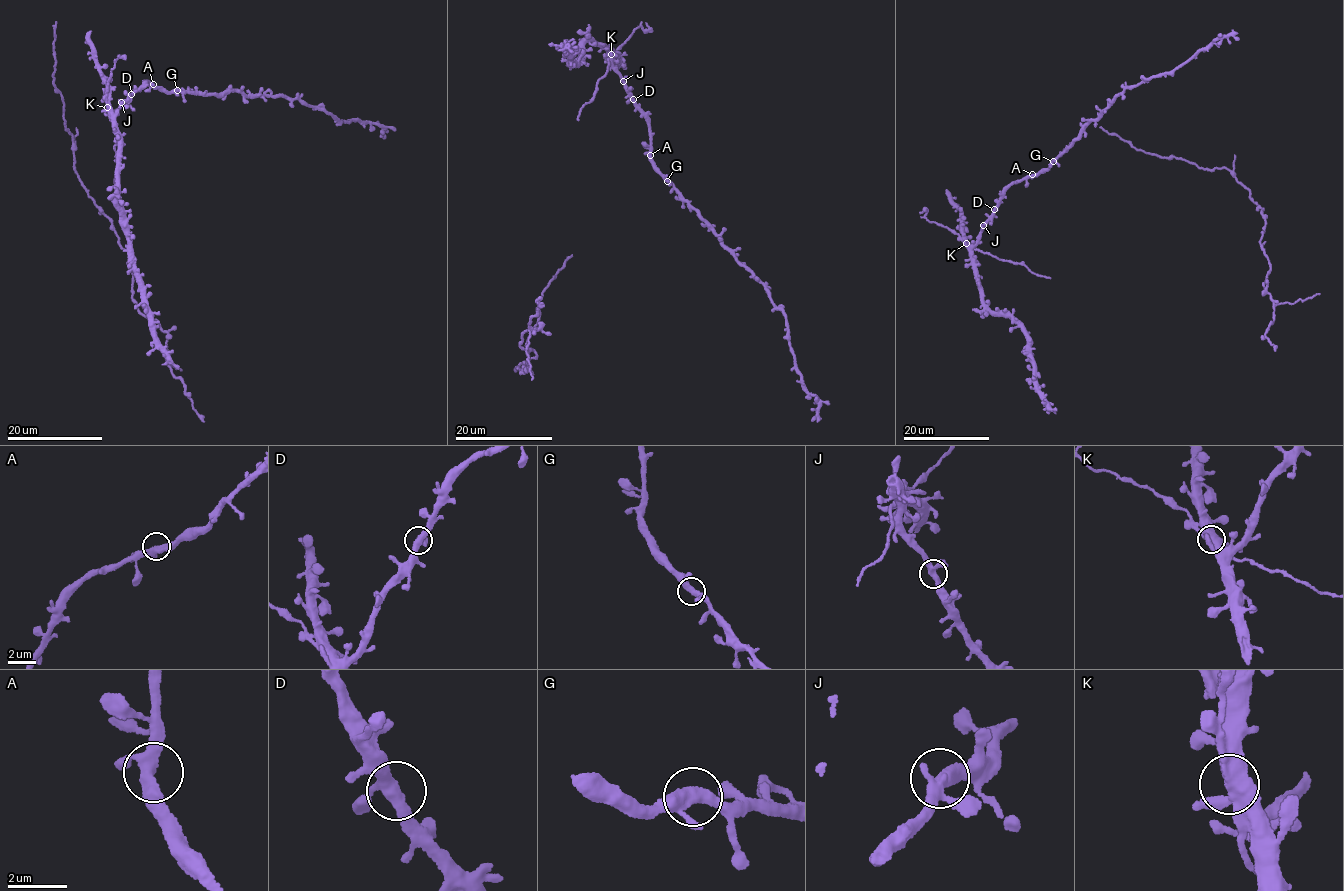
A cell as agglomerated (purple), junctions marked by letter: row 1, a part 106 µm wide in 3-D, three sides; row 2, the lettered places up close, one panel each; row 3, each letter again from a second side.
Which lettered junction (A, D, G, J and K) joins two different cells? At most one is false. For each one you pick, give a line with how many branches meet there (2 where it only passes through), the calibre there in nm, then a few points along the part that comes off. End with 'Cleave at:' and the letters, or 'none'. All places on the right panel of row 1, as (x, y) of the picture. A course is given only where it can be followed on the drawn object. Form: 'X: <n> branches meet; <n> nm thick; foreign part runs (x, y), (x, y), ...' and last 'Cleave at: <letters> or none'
Cleave at: none

